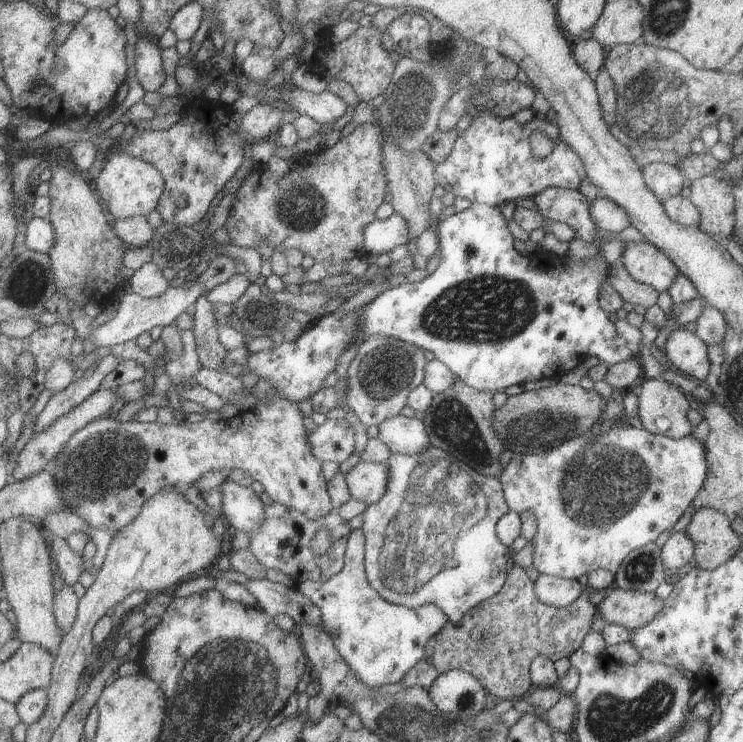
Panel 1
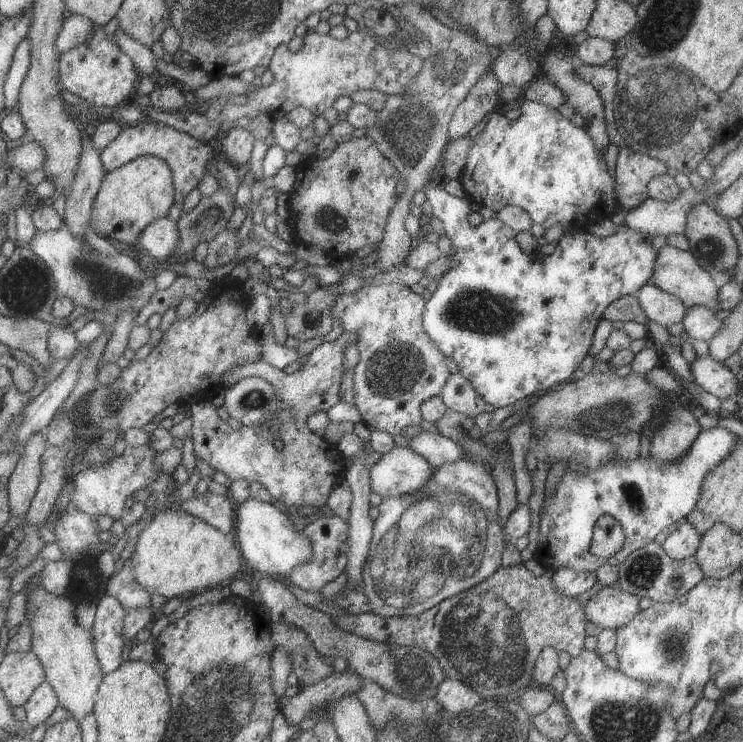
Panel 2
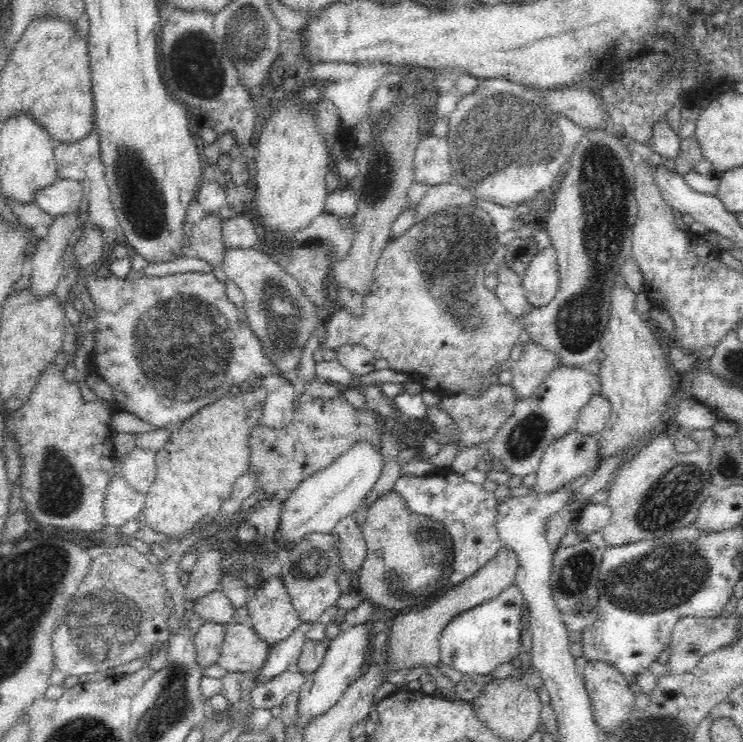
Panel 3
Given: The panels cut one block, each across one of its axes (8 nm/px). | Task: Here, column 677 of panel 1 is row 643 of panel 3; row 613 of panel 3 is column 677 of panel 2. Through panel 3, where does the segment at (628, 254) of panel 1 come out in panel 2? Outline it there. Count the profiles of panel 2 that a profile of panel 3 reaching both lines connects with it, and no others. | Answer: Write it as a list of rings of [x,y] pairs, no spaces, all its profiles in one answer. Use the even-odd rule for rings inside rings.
[[[669,245],[659,248],[657,256],[655,256],[655,266],[653,266],[653,276],[651,276],[650,282],[655,288],[679,298],[687,308],[705,306],[713,313],[719,310],[717,287],[711,276],[696,263],[689,250],[682,251]]]

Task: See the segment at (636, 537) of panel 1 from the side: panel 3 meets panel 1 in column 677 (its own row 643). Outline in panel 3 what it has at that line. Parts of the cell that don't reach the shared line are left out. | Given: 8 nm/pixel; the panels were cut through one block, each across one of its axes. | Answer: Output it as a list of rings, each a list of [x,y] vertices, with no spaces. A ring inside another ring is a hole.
[[[508,586],[496,598],[465,610],[452,617],[439,638],[439,655],[442,664],[460,670],[464,675],[472,672],[489,675],[496,665],[513,662],[520,652],[520,614],[525,602],[520,589]]]

